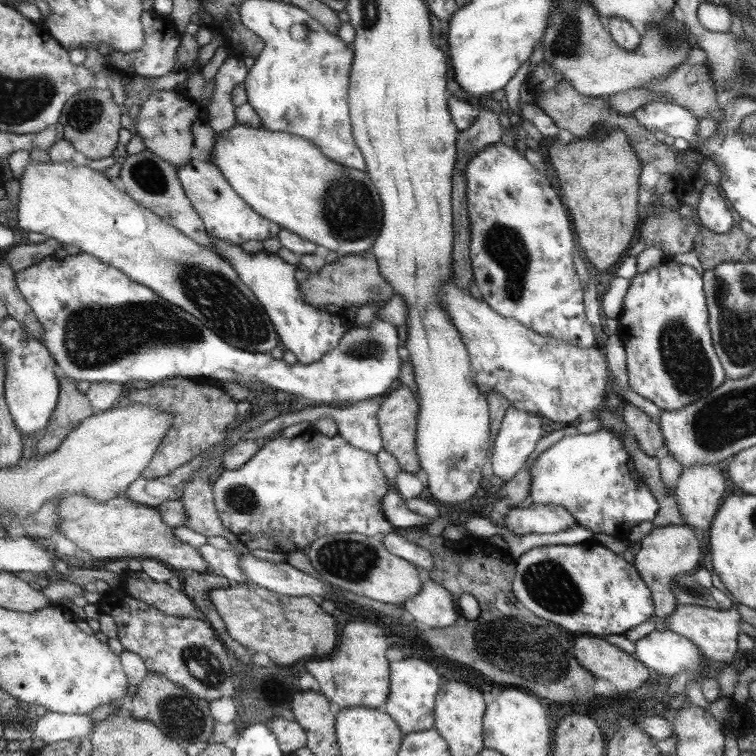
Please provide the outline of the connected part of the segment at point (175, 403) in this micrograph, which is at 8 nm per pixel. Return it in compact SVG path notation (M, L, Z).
M185 378L163 380L145 390L127 390L125 398L129 400L129 404L151 404L153 408L160 408L163 412L172 412L171 428L165 431L164 439L161 440L155 455L141 472L140 477L144 476L146 479L167 476L182 464L188 463L193 457L225 440L227 424L231 424L238 415L235 414L235 399L205 380L197 380L197 382L191 382Z

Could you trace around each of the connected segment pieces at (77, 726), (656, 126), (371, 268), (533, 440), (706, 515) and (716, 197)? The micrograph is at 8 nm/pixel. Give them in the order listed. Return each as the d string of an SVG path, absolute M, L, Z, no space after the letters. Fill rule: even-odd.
M48 711L40 717L34 736L46 744L89 738L93 734L94 723L93 718L88 715L68 715Z
M652 100L639 106L633 112L633 118L639 121L640 126L647 132L663 132L665 136L683 138L689 142L689 146L694 146L692 142L698 121L689 110L679 104Z
M370 250L338 257L336 261L323 265L319 272L308 273L307 279L301 283L300 293L313 308L321 310L327 305L334 305L342 311L351 305L357 308L367 304L380 305L393 295L391 287L380 275Z
M511 404L505 409L490 454L491 475L506 481L521 468L527 456L533 456L540 441L541 422L537 415L515 410Z
M694 464L683 468L673 493L682 522L697 532L708 532L723 492L723 476L713 466Z
M716 185L699 186L699 193L696 214L701 224L717 234L729 232L733 218L725 206L723 197L719 195Z

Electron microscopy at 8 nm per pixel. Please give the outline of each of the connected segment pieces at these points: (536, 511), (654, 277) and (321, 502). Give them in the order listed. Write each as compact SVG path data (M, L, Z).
M530 504L527 508L517 508L516 506L504 511L505 528L517 536L521 534L555 534L571 528L576 523L576 519L568 509L555 504Z
M665 260L659 266L631 278L630 285L621 304L617 320L617 336L623 344L626 356L625 373L627 387L633 392L653 402L661 411L673 412L688 407L701 397L705 397L727 379L720 359L712 348L711 329L708 327L701 278L692 267Z
M307 427L295 438L279 435L261 441L260 449L237 470L222 469L212 481L212 497L219 520L249 551L257 548L271 552L297 552L327 534L357 533L381 538L392 532L381 510L381 499L392 483L379 467L376 456L353 448L339 435L327 438Z

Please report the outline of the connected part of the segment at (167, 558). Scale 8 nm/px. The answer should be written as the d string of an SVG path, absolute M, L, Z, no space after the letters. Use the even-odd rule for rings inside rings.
M124 492L107 501L93 500L86 494L67 495L62 498L56 513L60 516L60 532L78 549L90 553L97 560L153 559L169 564L182 574L190 571L209 572L207 561L199 551L173 536L172 529L161 519L158 508L137 504L129 500Z

